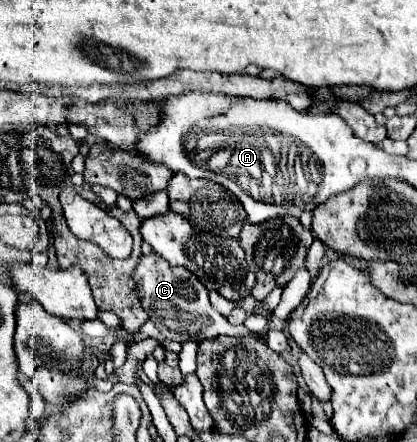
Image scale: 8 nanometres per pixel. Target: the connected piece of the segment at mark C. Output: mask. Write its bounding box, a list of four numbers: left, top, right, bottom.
[134,253,250,343]

